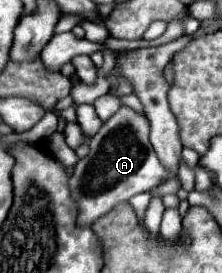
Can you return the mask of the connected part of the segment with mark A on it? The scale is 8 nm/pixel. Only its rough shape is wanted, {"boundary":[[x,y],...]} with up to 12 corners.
{"boundary":[[121,105],[69,179],[91,225],[175,175],[149,121]]}

